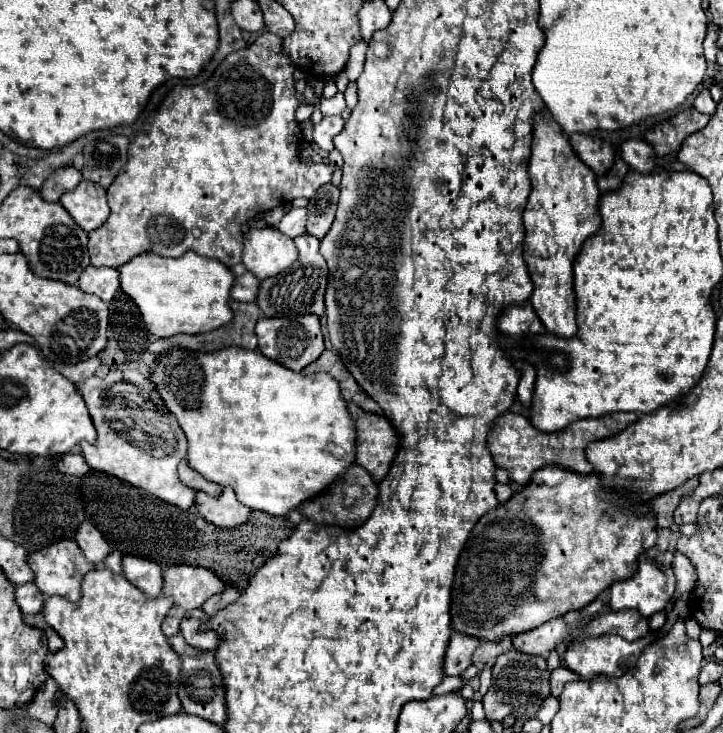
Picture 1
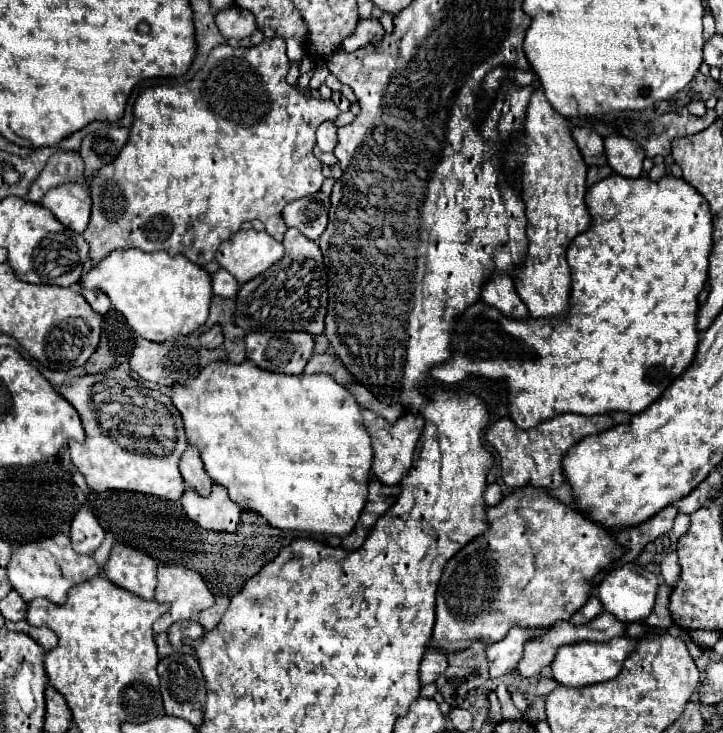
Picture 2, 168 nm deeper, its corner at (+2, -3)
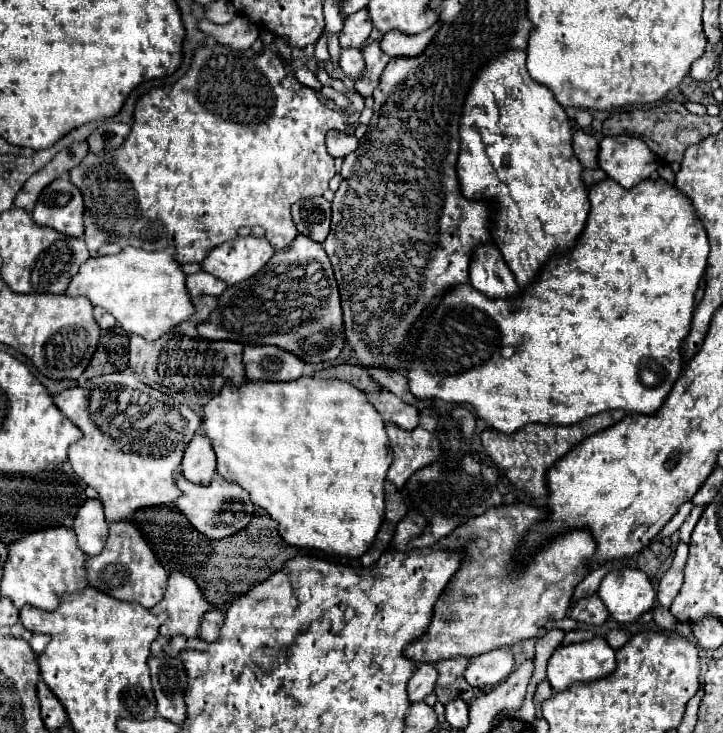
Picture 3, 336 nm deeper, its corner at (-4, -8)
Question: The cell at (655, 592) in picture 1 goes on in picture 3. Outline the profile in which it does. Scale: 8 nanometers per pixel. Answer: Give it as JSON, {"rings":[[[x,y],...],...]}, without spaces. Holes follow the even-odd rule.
{"rings":[[[636,568],[610,570],[598,588],[598,596],[606,604],[610,616],[620,624],[636,622],[642,614],[652,610],[656,600],[652,582]]]}

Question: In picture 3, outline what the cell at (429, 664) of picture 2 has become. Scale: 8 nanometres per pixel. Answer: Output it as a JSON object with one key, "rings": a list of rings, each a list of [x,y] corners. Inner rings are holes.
{"rings":[[[418,664],[418,670],[408,682],[410,702],[420,702],[428,694],[432,694],[436,680],[438,680],[438,670],[434,664]]]}

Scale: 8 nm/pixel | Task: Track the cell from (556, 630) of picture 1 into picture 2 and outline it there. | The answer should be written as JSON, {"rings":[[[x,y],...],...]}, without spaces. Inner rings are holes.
{"rings":[[[514,627],[502,641],[488,645],[486,657],[488,657],[488,667],[490,667],[492,679],[516,669],[516,665],[522,657],[526,639],[528,639],[528,629]]]}

